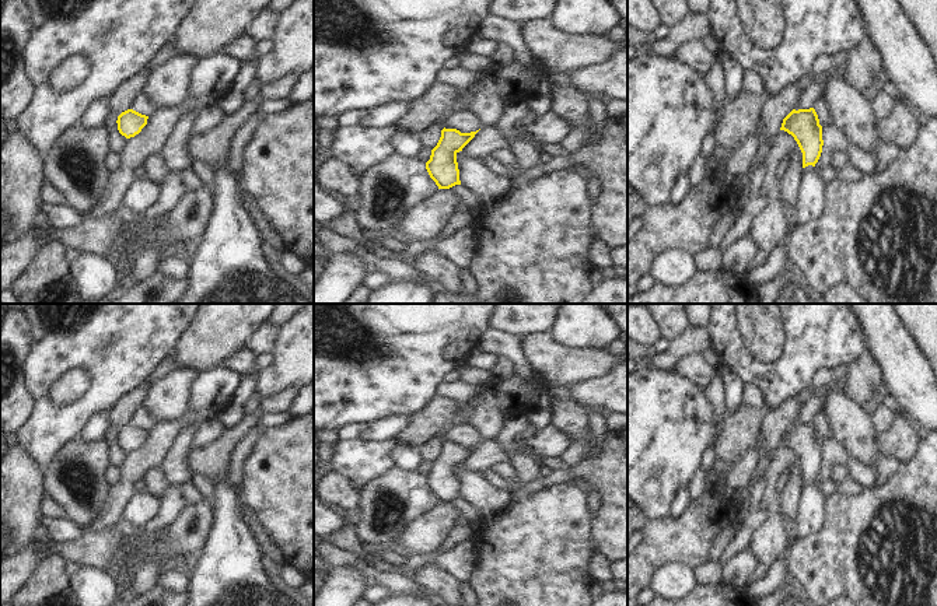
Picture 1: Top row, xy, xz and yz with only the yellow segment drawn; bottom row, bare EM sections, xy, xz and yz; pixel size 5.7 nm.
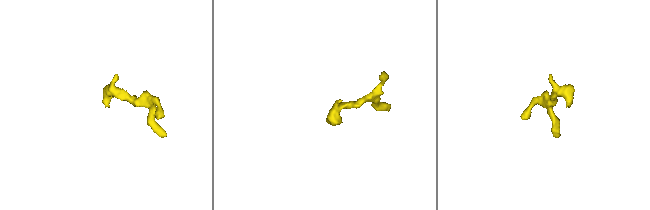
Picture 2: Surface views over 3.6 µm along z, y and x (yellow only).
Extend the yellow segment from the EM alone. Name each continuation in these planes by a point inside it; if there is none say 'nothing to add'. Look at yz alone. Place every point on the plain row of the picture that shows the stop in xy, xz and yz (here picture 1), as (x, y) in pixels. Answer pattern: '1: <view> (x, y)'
1: yz (811, 508)

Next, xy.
nothing to add

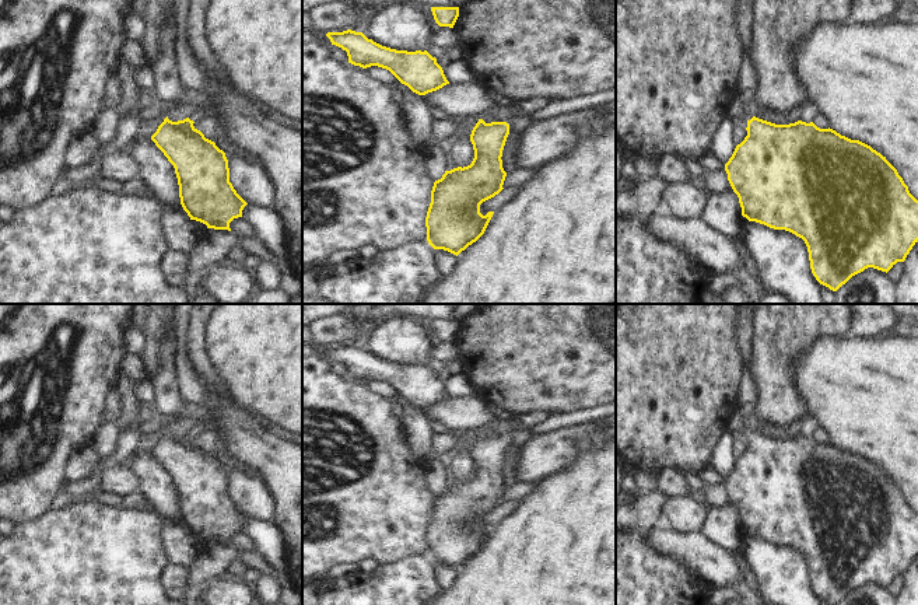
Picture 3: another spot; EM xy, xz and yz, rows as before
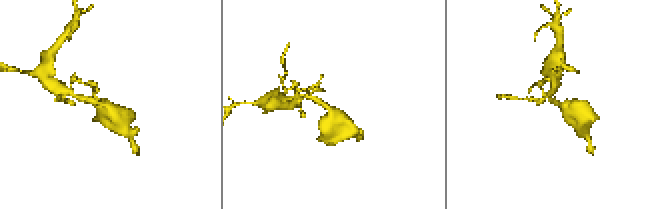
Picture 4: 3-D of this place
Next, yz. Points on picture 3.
1: yz (738, 422)

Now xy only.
1: xy (195, 429)

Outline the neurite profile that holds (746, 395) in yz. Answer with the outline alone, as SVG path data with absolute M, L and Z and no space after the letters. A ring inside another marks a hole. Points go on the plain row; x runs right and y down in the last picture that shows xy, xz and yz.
M751 364L743 366L742 378L736 395L737 408L747 410L757 401L757 389L751 375Z

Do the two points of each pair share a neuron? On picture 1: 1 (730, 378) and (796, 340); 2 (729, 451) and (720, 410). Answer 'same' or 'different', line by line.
1: different
2: different

